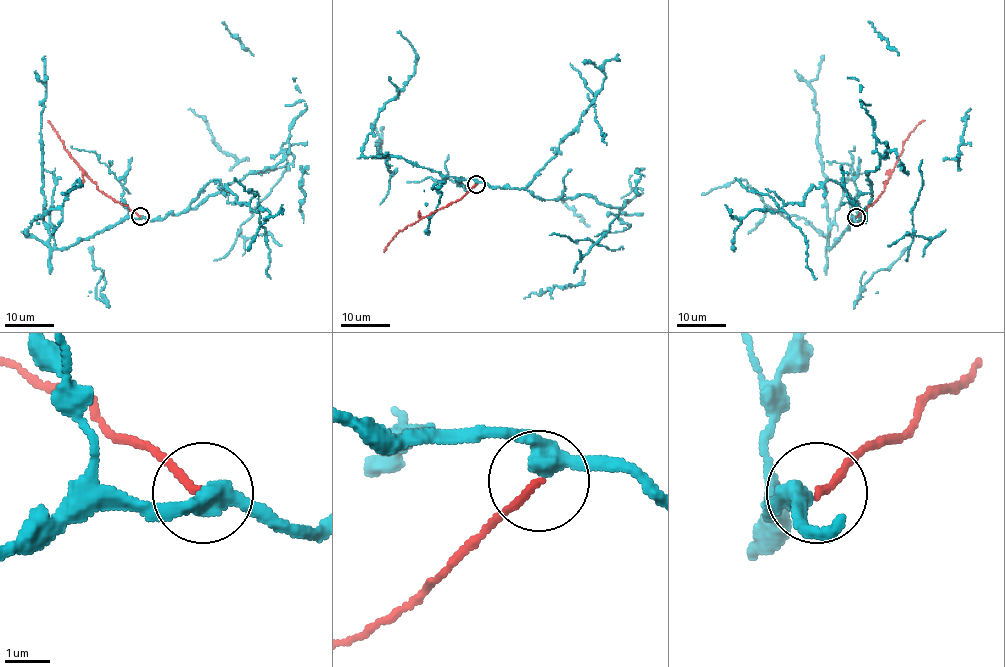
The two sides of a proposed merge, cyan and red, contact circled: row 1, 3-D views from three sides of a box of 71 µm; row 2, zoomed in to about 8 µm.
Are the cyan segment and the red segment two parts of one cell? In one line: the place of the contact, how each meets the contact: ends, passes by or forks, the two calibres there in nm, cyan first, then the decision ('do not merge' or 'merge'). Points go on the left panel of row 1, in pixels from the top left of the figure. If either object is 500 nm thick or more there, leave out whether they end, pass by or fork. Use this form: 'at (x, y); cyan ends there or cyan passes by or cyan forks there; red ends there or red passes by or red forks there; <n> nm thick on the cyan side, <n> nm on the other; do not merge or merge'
at (140, 216); cyan passes by; red ends there; 400 nm thick on the cyan side, 160 nm on the other; do not merge

